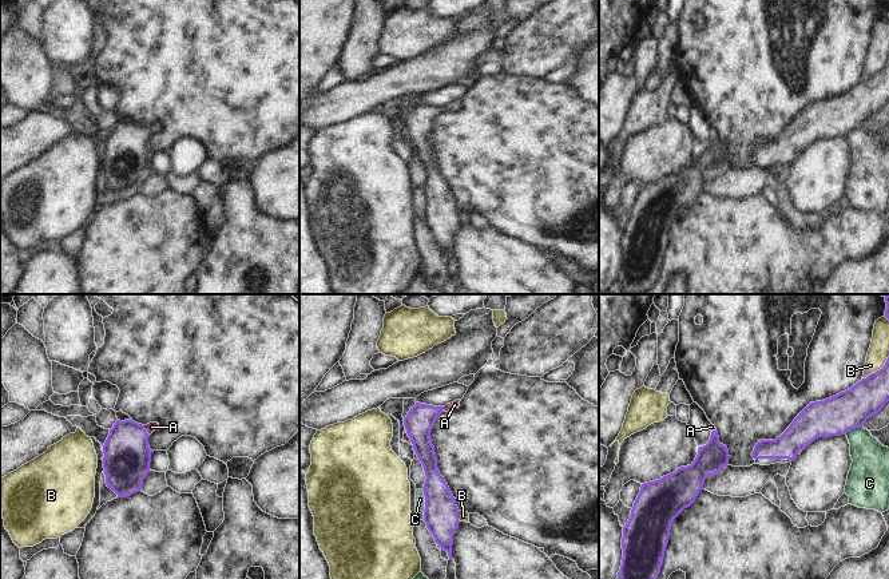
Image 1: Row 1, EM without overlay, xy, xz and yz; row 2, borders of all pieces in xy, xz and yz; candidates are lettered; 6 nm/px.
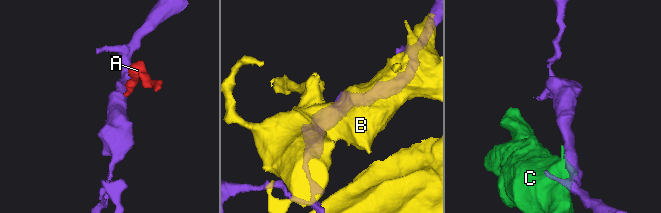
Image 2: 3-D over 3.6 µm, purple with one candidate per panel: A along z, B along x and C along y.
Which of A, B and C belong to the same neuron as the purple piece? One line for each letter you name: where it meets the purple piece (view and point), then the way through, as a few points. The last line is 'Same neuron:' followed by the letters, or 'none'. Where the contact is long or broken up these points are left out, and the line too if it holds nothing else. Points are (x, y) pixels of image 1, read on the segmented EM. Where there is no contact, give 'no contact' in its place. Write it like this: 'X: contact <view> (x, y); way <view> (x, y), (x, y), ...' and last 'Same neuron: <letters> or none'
A: contact xy (146, 431); way xy (127, 456), (127, 449), (146, 431), (151, 427)
Same neuron: A

